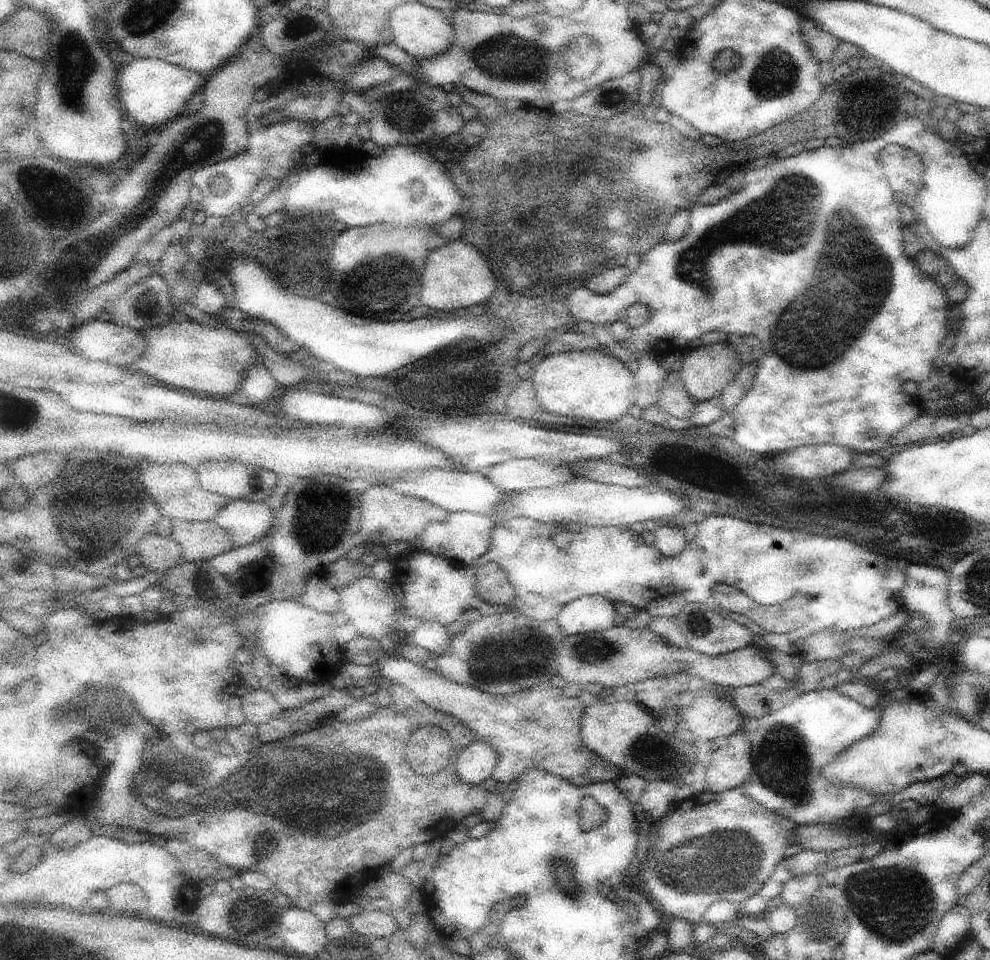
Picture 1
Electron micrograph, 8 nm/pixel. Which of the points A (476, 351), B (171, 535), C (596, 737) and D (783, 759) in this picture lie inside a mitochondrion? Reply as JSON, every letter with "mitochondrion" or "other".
{"A":"other","B":"other","C":"other","D":"mitochondrion"}

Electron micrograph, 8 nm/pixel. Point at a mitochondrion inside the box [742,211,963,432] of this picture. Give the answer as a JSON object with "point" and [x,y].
{"point":[830,340]}

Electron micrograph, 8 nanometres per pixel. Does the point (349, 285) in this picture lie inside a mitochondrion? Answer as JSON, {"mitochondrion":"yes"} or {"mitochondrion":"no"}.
{"mitochondrion":"no"}

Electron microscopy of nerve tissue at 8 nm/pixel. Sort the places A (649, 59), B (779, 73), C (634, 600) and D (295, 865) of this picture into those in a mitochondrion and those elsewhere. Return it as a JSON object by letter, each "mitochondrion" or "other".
{"A":"other","B":"mitochondrion","C":"other","D":"other"}

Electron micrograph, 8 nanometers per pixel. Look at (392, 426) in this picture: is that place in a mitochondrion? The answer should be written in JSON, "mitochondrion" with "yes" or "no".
{"mitochondrion":"no"}

